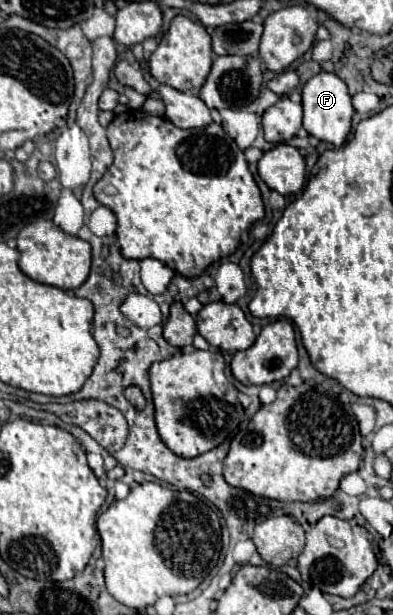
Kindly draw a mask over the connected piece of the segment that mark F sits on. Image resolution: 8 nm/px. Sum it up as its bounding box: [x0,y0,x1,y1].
[302,71,354,147]

